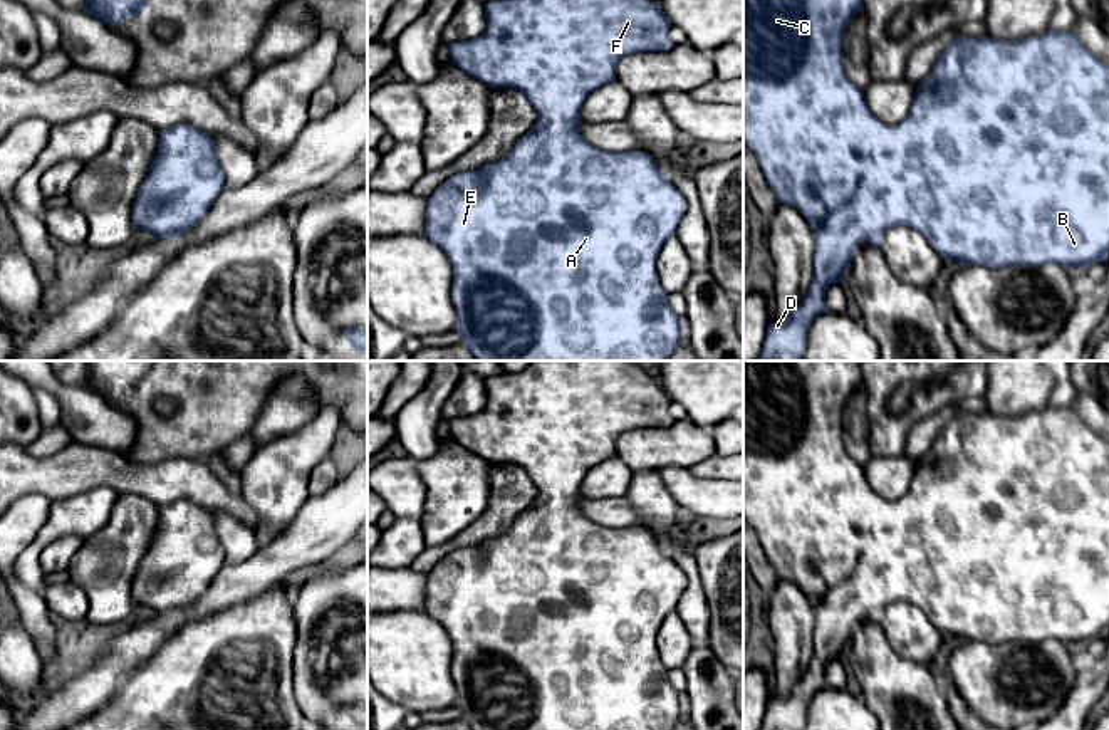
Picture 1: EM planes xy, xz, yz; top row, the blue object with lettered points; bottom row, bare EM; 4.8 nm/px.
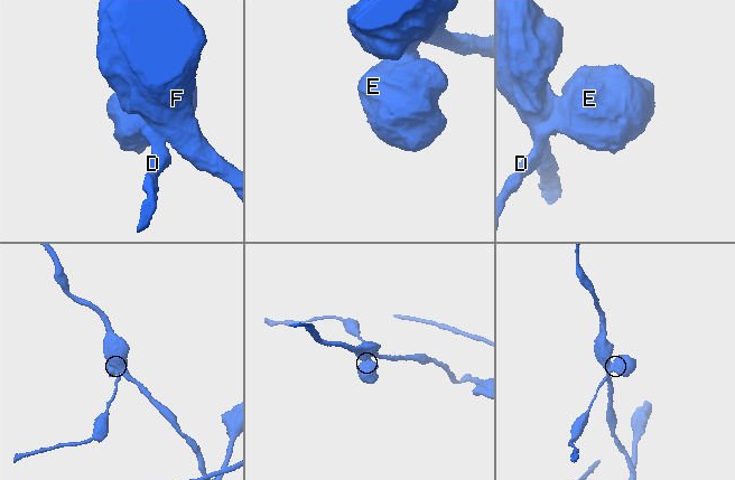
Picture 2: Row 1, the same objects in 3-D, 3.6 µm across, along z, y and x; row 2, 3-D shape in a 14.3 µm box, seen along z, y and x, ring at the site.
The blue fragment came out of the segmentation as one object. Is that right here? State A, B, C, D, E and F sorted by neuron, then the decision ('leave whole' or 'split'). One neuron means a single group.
groups A B D E / C F; split

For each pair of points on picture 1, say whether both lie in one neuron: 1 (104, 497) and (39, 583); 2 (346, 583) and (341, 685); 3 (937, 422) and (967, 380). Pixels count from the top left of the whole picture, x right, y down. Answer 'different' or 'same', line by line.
1: same
2: same
3: different

